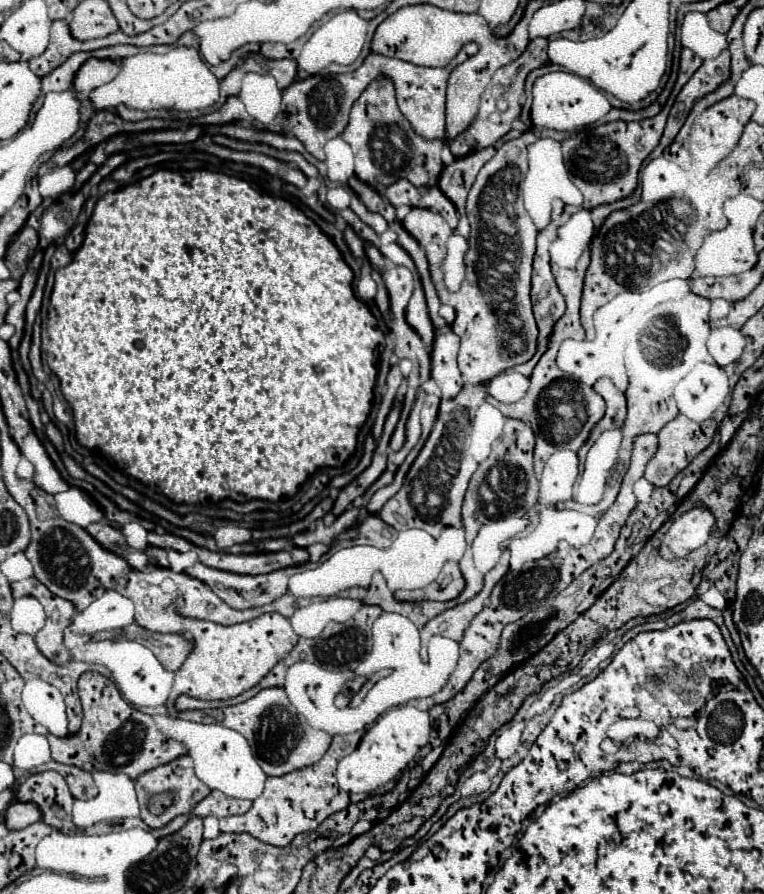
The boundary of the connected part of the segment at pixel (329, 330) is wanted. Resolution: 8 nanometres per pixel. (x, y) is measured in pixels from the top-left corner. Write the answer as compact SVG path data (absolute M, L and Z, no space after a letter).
M156 171L154 175L142 179L140 183L128 185L128 187L116 191L116 193L106 193L94 207L94 213L92 213L92 217L88 221L88 227L86 227L84 243L74 253L72 263L56 271L56 283L54 283L54 291L51 292L48 313L40 313L42 318L41 340L42 332L45 332L48 338L47 343L43 344L42 341L41 344L41 357L44 360L42 361L43 368L48 373L50 371L48 375L51 381L56 385L59 392L62 391L62 395L68 403L68 411L70 411L70 415L74 417L74 423L76 423L78 441L88 449L102 449L114 461L122 463L128 475L136 477L144 485L158 487L174 503L190 503L190 505L206 502L218 503L222 499L232 499L232 491L234 491L234 501L238 501L238 503L246 503L246 501L252 501L252 499L280 501L284 497L292 497L298 491L298 487L312 473L316 473L320 467L336 467L336 455L338 455L338 467L342 467L350 459L352 451L356 449L358 431L364 425L368 413L370 413L380 352L384 349L380 347L384 345L385 340L382 331L378 329L378 323L376 323L374 315L368 311L368 307L360 299L356 299L352 287L353 279L353 271L342 259L336 245L316 227L316 223L312 219L308 219L298 207L290 205L288 201L284 201L280 197L262 195L262 193L254 191L254 188L248 185L246 181L236 179L236 177L228 177L224 173L214 173L214 171Z

